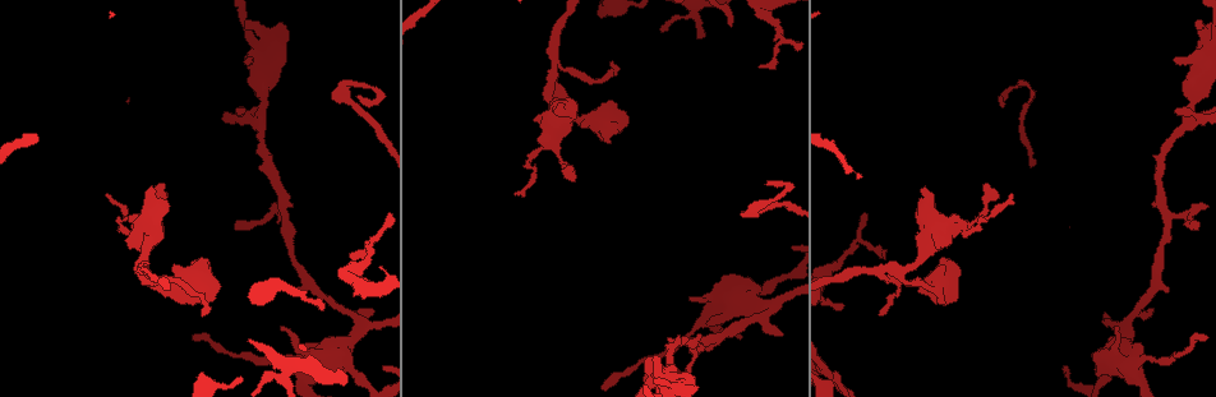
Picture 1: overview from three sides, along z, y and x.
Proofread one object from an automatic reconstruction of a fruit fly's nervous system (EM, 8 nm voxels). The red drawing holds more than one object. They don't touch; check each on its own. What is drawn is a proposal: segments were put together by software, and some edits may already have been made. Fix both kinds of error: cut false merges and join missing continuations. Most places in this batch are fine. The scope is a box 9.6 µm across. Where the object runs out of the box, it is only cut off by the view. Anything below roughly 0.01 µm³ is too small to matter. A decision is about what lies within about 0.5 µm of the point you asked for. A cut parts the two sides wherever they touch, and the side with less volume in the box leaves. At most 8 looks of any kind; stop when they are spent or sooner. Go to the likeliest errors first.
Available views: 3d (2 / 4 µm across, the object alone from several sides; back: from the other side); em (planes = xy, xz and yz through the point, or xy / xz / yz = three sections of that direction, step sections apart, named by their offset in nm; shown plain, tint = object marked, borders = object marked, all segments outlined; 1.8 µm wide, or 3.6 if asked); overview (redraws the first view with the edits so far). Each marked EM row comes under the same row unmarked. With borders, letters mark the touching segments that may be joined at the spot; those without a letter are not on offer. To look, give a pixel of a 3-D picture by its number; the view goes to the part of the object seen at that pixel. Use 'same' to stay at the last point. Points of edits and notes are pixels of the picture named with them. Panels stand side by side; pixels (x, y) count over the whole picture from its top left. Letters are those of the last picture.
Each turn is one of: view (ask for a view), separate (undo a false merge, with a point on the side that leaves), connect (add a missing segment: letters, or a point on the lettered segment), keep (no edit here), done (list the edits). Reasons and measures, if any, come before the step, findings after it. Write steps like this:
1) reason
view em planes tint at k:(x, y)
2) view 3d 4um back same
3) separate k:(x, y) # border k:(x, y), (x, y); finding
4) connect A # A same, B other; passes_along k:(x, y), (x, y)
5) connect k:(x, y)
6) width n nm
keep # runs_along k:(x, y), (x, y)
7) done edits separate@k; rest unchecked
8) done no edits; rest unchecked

abrupt turn
view 3d 4um at 1:(531, 160)

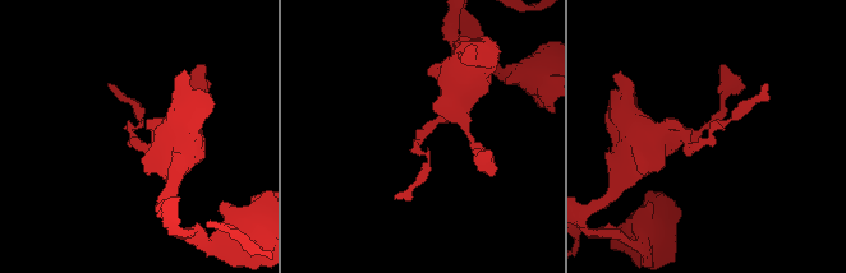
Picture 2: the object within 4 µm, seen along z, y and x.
view em planes borders at 2:(709, 134)

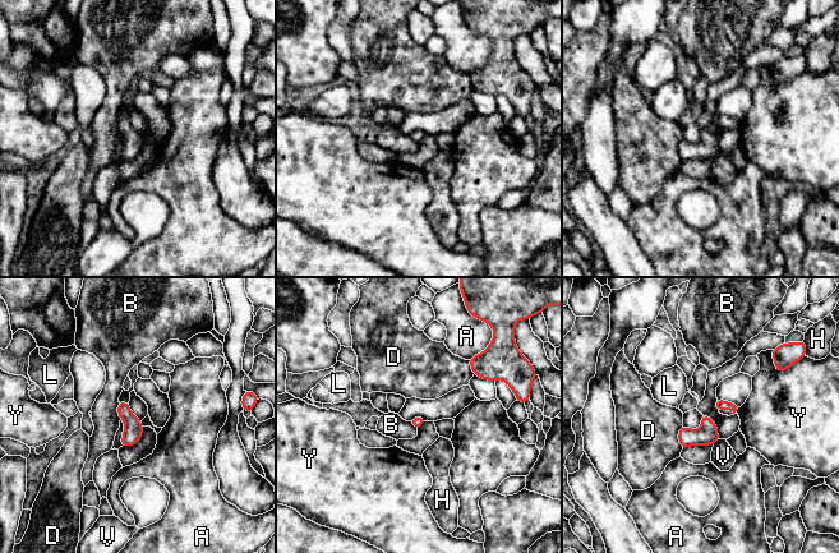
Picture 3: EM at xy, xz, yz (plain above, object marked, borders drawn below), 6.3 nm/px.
width 70 nm
keep # A other, B other, D other, H other, L other, V other, Y other; border 3:(118, 402), (118, 415), (120, 419); one cell here

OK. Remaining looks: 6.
abrupt turn
view em planes tint at 1:(1186, 121)

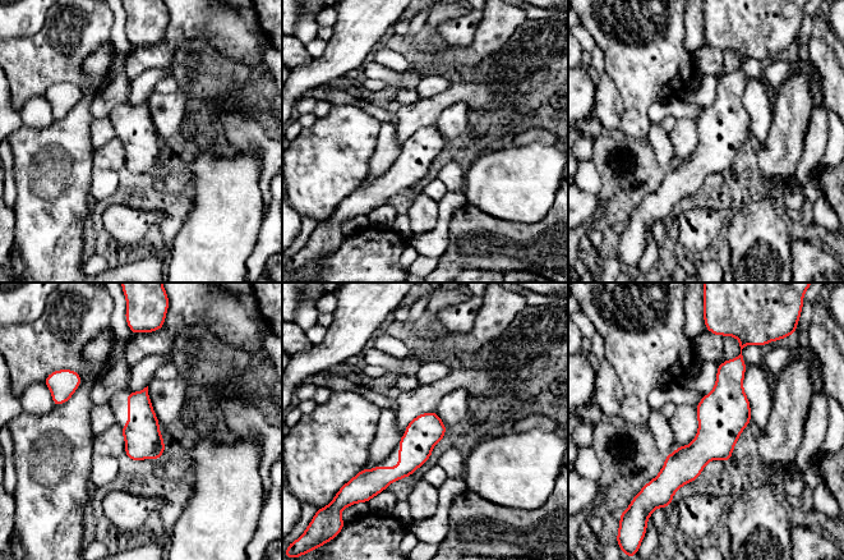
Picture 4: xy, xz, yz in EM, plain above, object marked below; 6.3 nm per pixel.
view em planes borders same

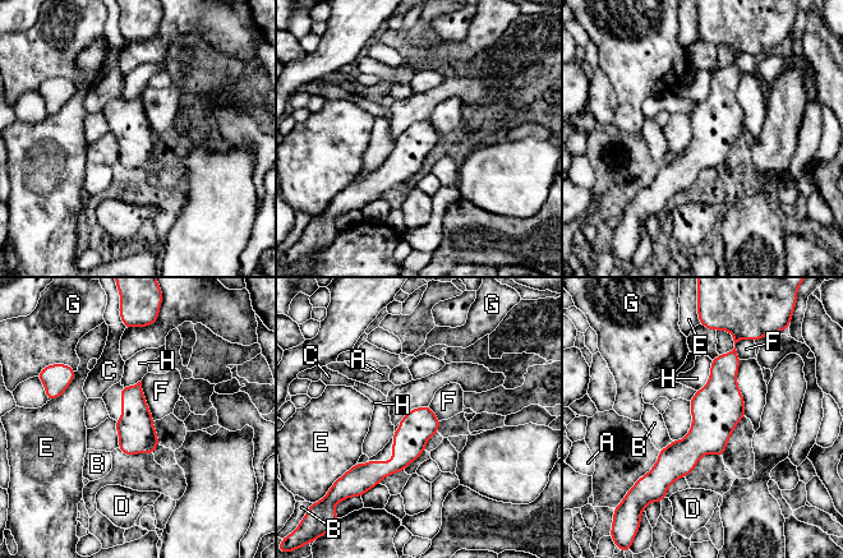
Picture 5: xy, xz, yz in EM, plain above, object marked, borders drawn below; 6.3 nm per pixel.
keep # A other, B other, C other, D other, E other, F other, G other, H other; border 5:(141, 381), (143, 397), (153, 420); all the same cell

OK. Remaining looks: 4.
end of a long branch
view em xz step 4 tint at 1:(322, 309)

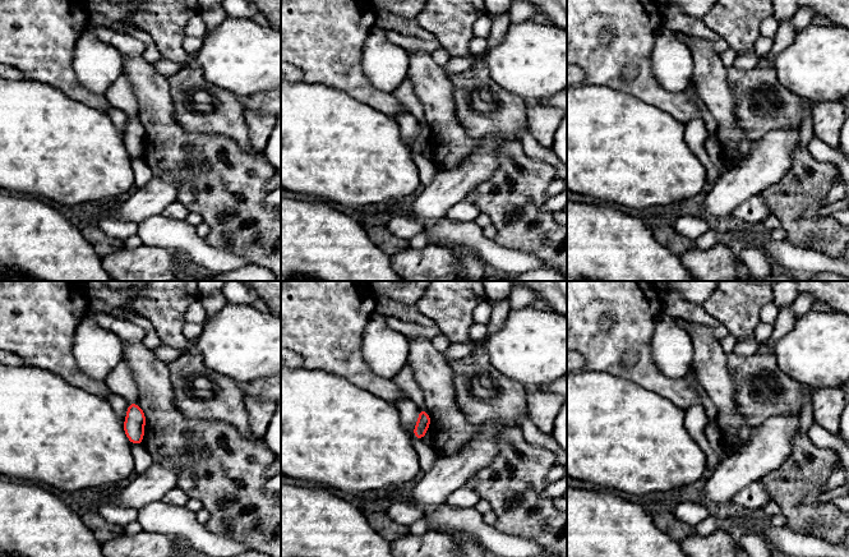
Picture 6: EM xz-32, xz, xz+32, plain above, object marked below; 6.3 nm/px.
another direction
view em planes borders same

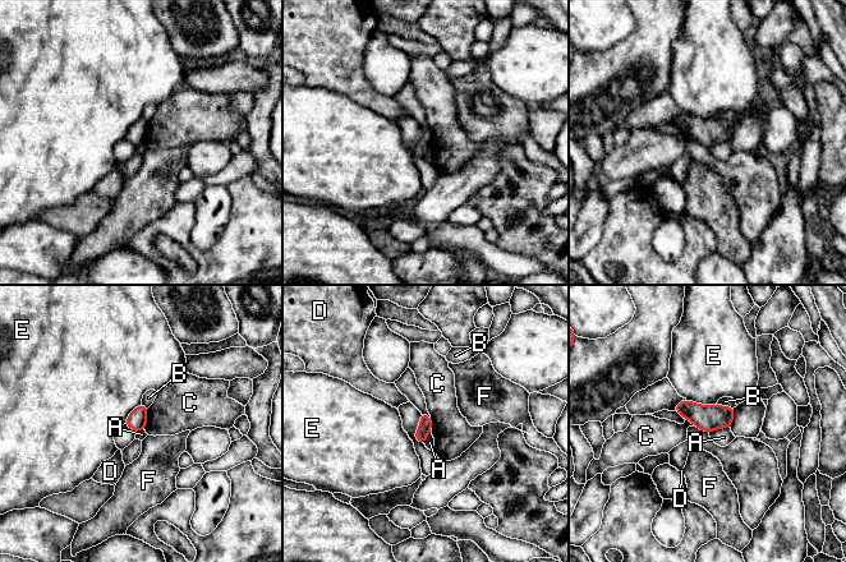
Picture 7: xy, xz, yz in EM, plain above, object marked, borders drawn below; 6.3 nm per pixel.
longest_contact E 200 nm
keep # A other, B other, C other, D other, E other, F other; border 7:(729, 427), (713, 429), (709, 433); no lettered segment goes on from it

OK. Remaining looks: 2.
sharp bend
view 3d 4um back at 1:(548, 87)

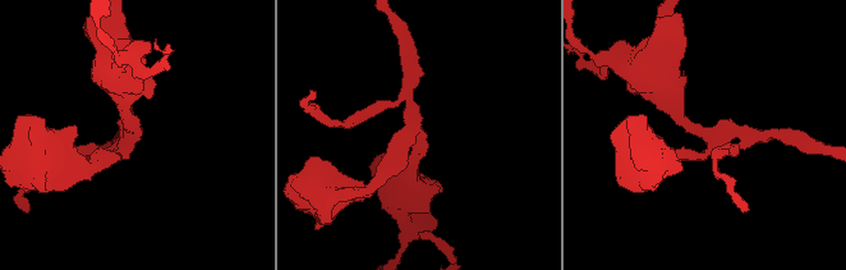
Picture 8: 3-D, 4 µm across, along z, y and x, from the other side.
arms 4
view em planes borders at 8:(132, 132)

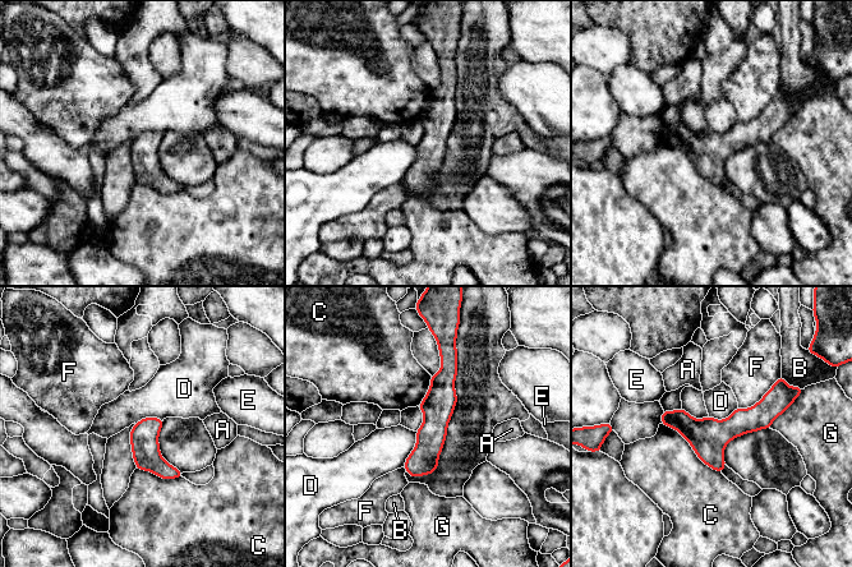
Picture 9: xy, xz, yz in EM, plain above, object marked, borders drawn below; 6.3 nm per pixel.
keep # A other, B other, C other, D other, E other, F other, G other; border 9:(417, 432), (417, 445), (403, 466); one cell here

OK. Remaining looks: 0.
done no edits; rest unchecked

